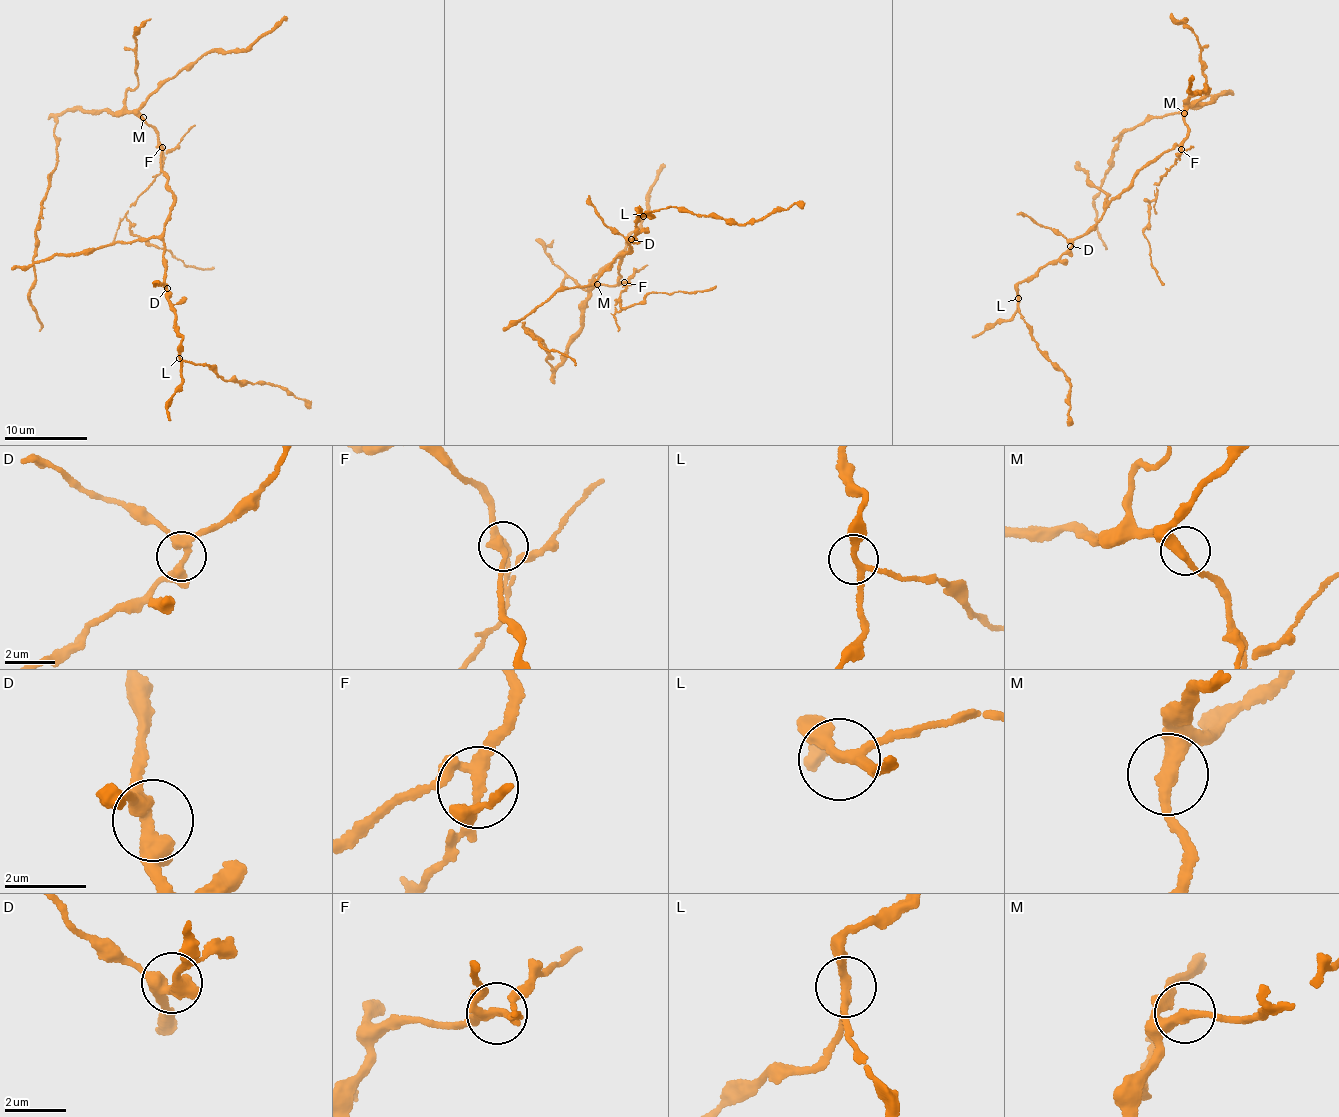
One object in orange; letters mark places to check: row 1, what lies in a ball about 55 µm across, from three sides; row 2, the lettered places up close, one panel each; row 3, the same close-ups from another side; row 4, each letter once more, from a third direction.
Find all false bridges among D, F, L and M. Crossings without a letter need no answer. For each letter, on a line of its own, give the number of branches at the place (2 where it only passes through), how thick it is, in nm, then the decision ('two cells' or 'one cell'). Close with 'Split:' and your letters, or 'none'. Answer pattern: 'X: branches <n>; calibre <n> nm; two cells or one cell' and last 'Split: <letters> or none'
D: branches 3; calibre 360 nm; one cell
F: branches 3; calibre 200 nm; two cells
L: branches 3; calibre 200 nm; one cell
M: branches 2; calibre 320 nm; one cell
Split: F

